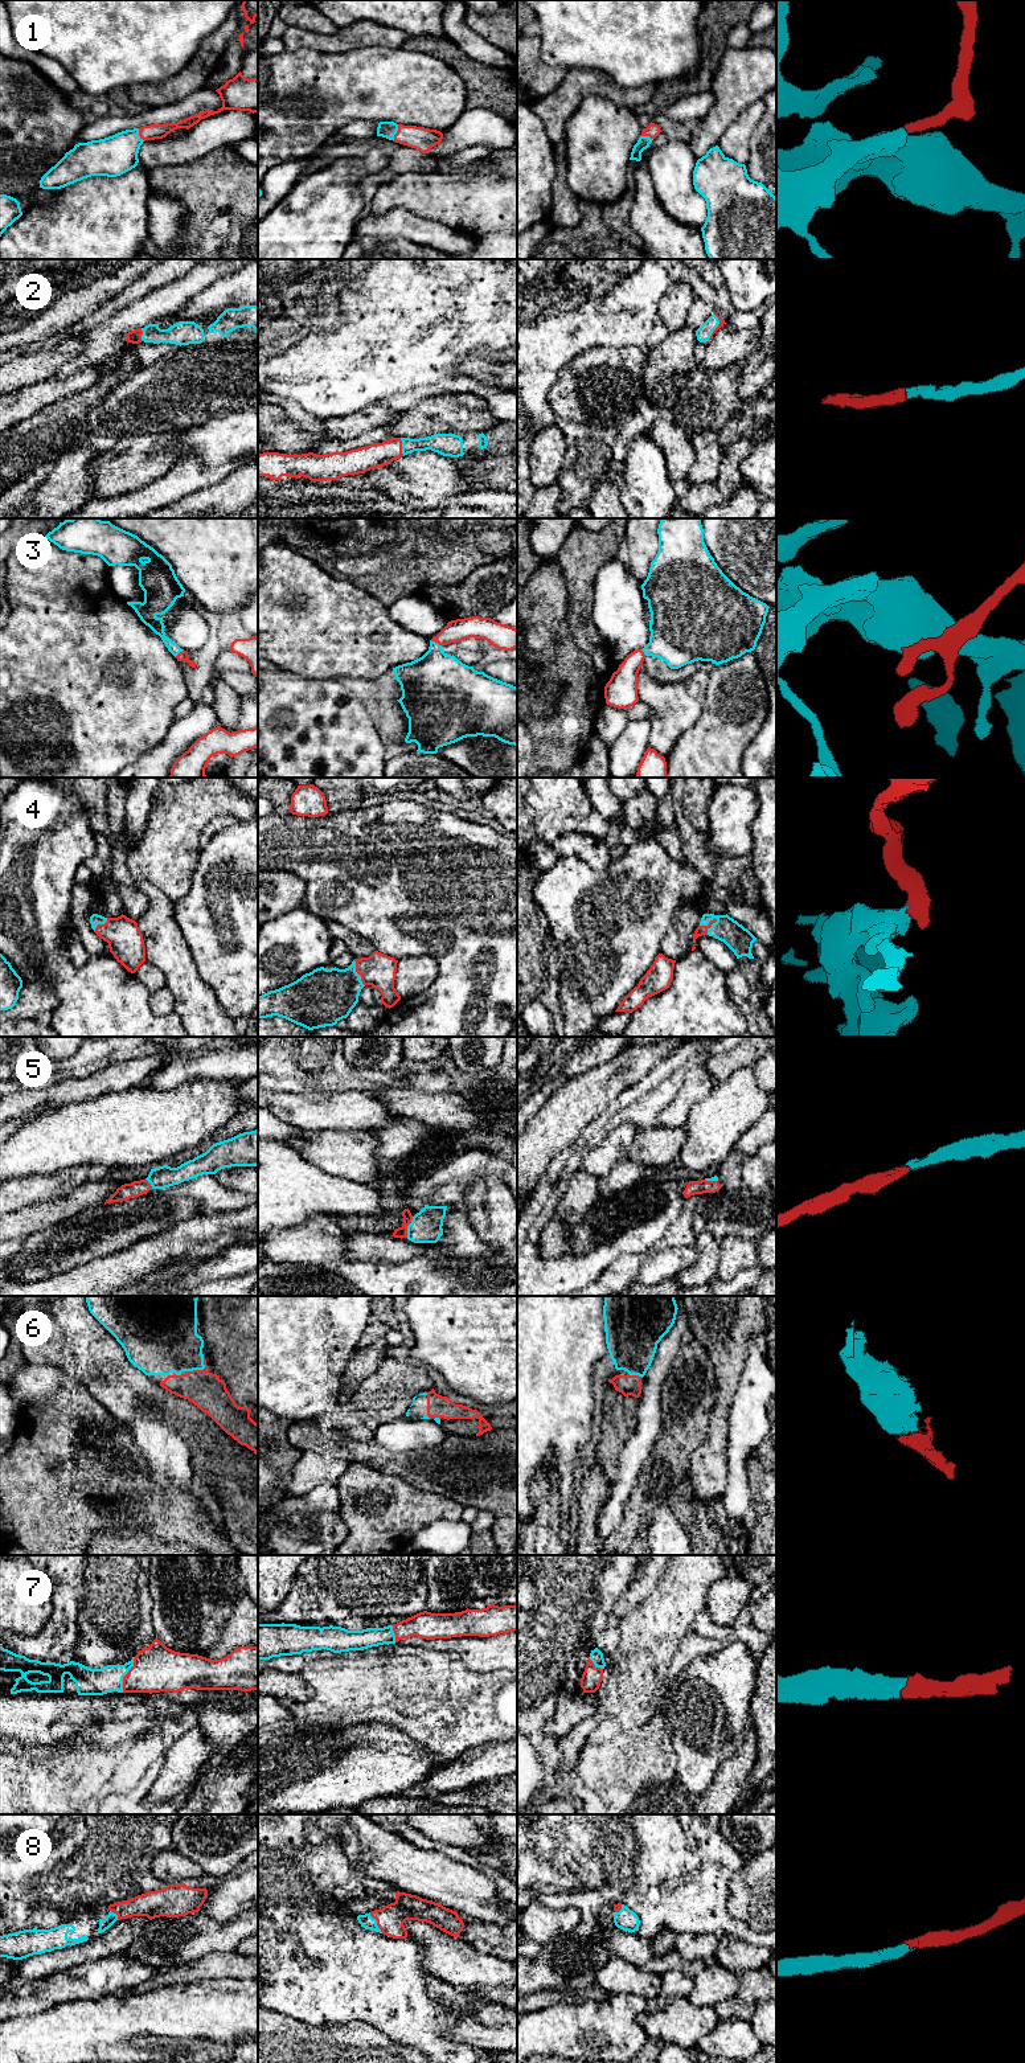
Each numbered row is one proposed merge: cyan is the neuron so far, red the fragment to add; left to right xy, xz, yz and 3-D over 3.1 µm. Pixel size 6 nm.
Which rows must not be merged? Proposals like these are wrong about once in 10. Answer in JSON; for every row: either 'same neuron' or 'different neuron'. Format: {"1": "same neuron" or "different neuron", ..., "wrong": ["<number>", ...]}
{"1": "same neuron", "2": "same neuron", "3": "same neuron", "4": "same neuron", "5": "same neuron", "6": "same neuron", "7": "same neuron", "8": "same neuron", "wrong": []}

